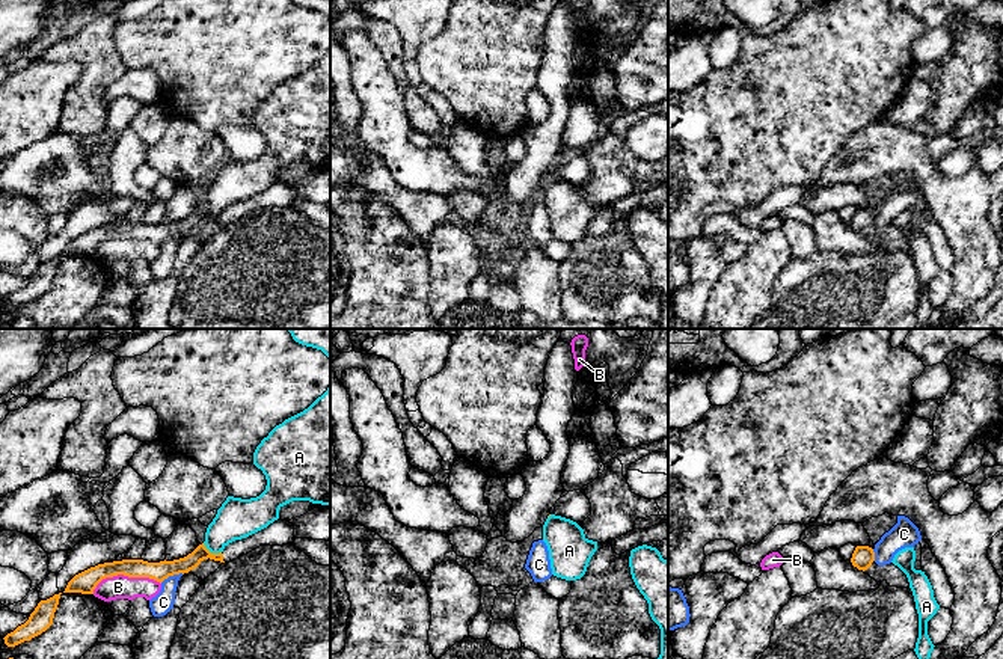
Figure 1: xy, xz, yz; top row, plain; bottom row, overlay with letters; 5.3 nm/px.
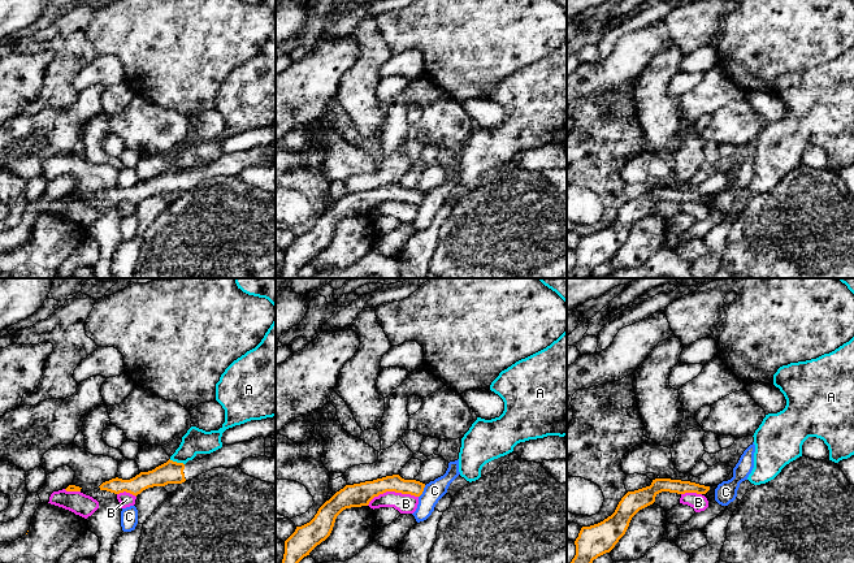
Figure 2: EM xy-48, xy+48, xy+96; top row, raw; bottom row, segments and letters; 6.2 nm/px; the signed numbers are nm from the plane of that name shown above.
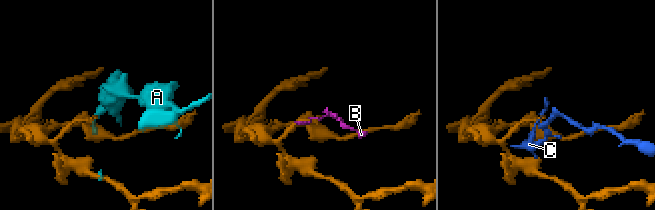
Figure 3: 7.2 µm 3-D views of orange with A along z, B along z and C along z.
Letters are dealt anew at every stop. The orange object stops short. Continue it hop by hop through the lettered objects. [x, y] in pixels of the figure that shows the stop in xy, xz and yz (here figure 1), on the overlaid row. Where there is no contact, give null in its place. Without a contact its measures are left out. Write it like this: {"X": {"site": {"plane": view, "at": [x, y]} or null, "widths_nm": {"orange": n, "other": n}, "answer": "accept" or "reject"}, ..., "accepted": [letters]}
{"A": {"site": {"plane": "xy", "at": [210, 552]}, "widths_nm": {"orange": 90, "other": 220}, "answer": "reject"}, "B": {"site": {"plane": "xy", "at": [124, 575]}, "widths_nm": {"orange": 120, "other": 130}, "answer": "reject"}, "C": {"site": {"plane": "xy", "at": [171, 575]}, "widths_nm": {"orange": 100, "other": 110}, "answer": "reject"}, "accepted": []}

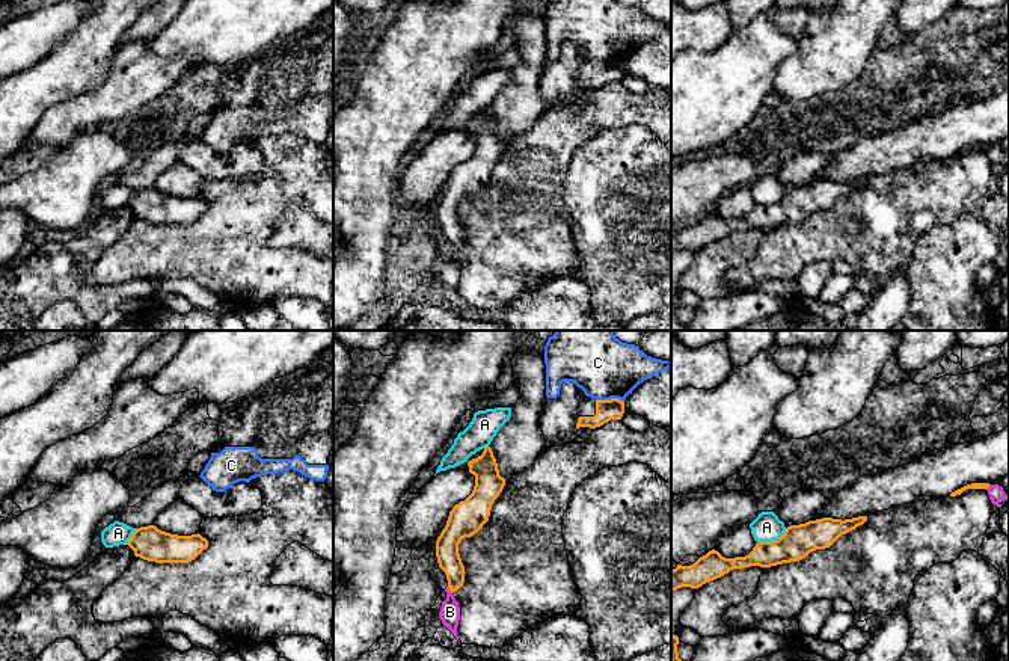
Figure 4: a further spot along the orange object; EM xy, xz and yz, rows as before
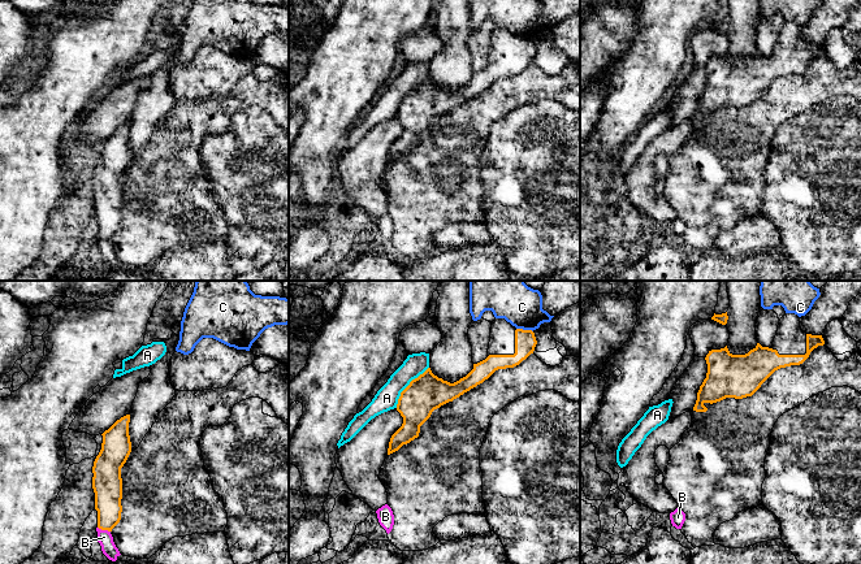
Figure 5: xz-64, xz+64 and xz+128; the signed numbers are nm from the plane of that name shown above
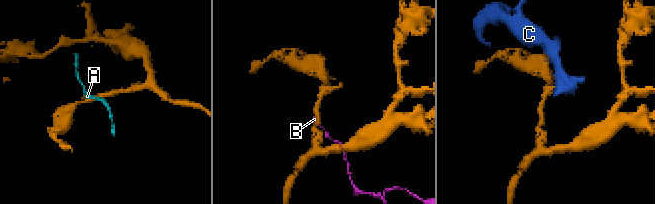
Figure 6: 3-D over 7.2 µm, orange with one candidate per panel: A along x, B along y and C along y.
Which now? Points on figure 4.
{"A": {"site": {"plane": "yz", "at": [774, 541]}, "widths_nm": {"orange": 180, "other": 160}, "answer": "reject"}, "B": {"site": {"plane": "xz", "at": [450, 589]}, "widths_nm": {"orange": 130, "other": 110}, "answer": "reject"}, "C": {"site": {"plane": "xz", "at": [611, 399]}, "widths_nm": {"orange": 110, "other": 340}, "answer": "reject"}, "accepted": []}

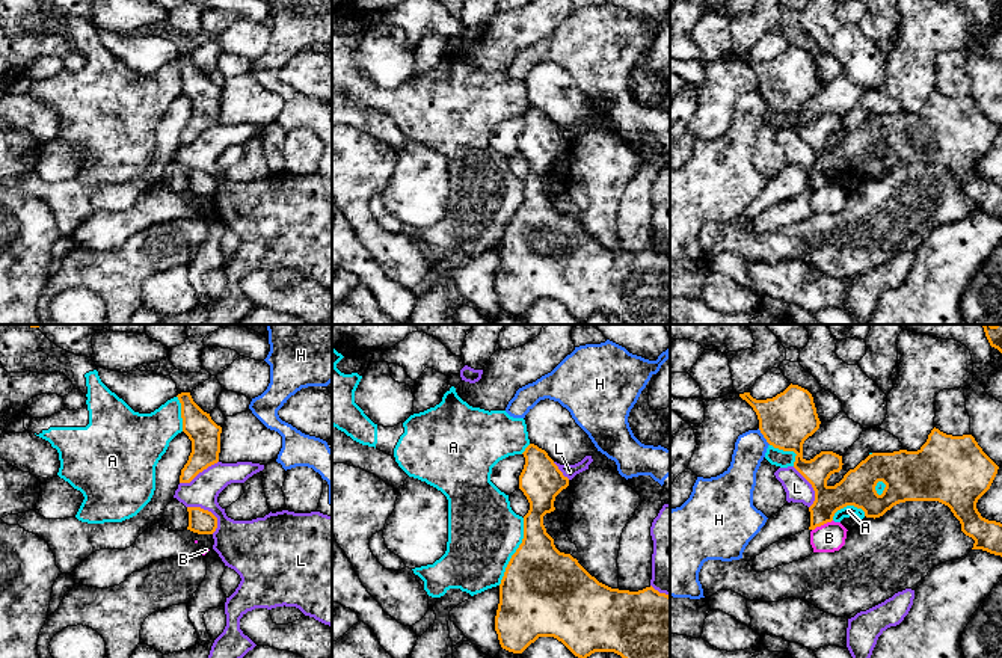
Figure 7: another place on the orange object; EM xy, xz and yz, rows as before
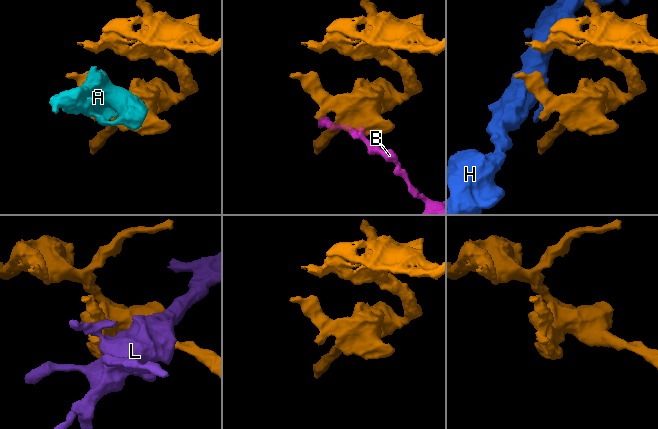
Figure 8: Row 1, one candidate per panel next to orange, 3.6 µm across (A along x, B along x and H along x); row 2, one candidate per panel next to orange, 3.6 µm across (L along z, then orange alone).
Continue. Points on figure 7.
{"A": {"site": {"plane": "xz", "at": [516, 551]}, "widths_nm": {"orange": 440, "other": 380}, "answer": "reject"}, "B": {"site": {"plane": "yz", "at": [821, 524]}, "widths_nm": {"orange": 170, "other": 160}, "answer": "reject"}, "H": {"site": {"plane": "yz", "at": [764, 436]}, "widths_nm": {"orange": 280, "other": 170}, "answer": "reject"}, "L": {"site": {"plane": "xy", "at": [207, 510]}, "widths_nm": {"orange": 130, "other": 260}, "answer": "reject"}, "accepted": []}

